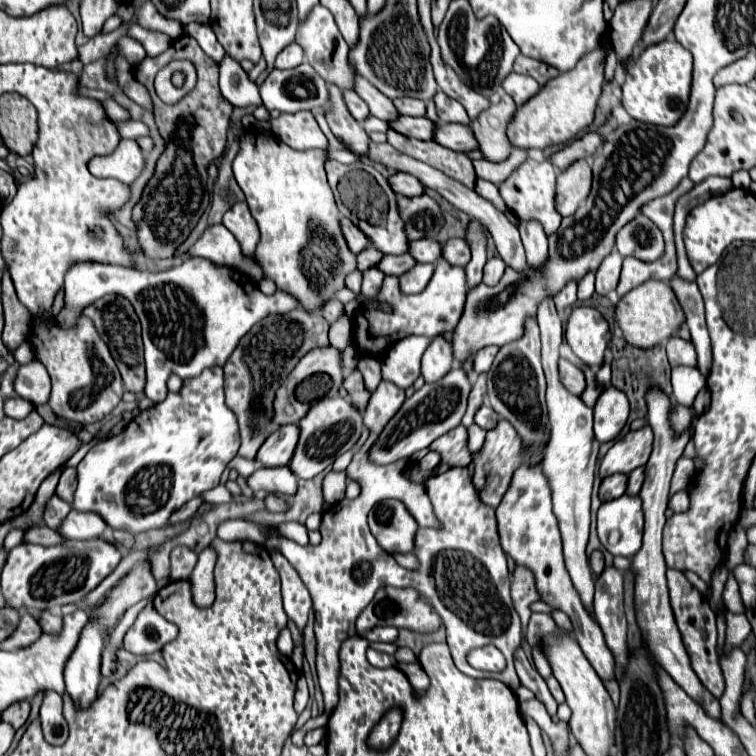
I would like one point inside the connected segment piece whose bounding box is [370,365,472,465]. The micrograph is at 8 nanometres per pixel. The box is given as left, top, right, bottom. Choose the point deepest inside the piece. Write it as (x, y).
(437, 408)

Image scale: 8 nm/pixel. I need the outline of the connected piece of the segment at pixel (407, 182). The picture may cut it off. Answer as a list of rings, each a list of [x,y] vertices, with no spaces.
[[[394,173],[388,177],[388,183],[392,185],[392,189],[396,189],[398,195],[406,195],[406,197],[416,197],[420,193],[424,193],[424,187],[422,183],[408,175],[408,173]]]

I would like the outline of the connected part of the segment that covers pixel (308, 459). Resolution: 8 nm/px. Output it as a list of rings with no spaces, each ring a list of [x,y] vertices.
[[[324,397],[324,401],[316,401],[316,405],[310,407],[306,417],[298,421],[300,439],[288,467],[298,479],[314,479],[318,473],[330,467],[338,455],[346,453],[358,441],[362,433],[362,425],[364,425],[362,413],[356,411],[350,405],[350,401],[342,397],[334,397],[334,399]]]

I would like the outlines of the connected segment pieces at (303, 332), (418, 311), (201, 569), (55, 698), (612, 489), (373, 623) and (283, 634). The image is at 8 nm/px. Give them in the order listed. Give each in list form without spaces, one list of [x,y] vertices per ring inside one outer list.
[[[300,307],[284,315],[266,317],[240,339],[240,345],[236,345],[224,365],[226,405],[236,413],[240,423],[242,445],[238,455],[248,459],[256,457],[256,451],[266,437],[278,429],[278,425],[272,423],[272,399],[276,389],[308,351],[328,345],[328,321],[322,315],[308,313]]]
[[[444,259],[436,263],[436,271],[428,283],[428,287],[422,293],[416,295],[404,295],[398,285],[398,277],[384,277],[384,285],[380,287],[380,295],[376,295],[372,301],[390,305],[390,313],[380,311],[378,307],[360,307],[354,315],[354,345],[358,355],[374,355],[380,357],[384,351],[410,335],[424,335],[424,337],[436,337],[450,333],[456,327],[456,321],[460,319],[460,313],[464,309],[464,297],[466,297],[466,275],[464,269],[448,265]]]
[[[208,545],[198,555],[198,563],[196,563],[192,577],[190,577],[196,605],[210,605],[214,601],[214,587],[212,587],[214,563],[216,563],[216,551],[212,545]]]
[[[44,691],[40,721],[42,721],[44,739],[50,745],[62,745],[68,739],[68,723],[62,715],[62,697],[58,693]]]
[[[614,473],[612,477],[606,477],[602,479],[602,485],[600,485],[600,491],[598,491],[598,497],[600,501],[610,501],[610,499],[616,499],[620,495],[626,493],[626,483],[628,483],[628,477],[622,475],[622,473]]]
[[[384,587],[384,589],[376,591],[370,605],[356,619],[356,629],[360,635],[364,635],[364,631],[368,631],[372,627],[380,627],[380,625],[390,625],[396,629],[410,629],[416,633],[432,633],[442,625],[442,621],[440,621],[440,615],[434,611],[434,607],[416,589],[412,589],[412,587],[404,587],[404,589]]]
[[[284,627],[284,629],[280,631],[280,637],[278,637],[278,641],[276,641],[276,647],[280,649],[280,653],[282,653],[282,655],[286,655],[286,657],[290,657],[290,655],[292,655],[294,643],[292,643],[290,629],[288,629],[288,627]]]

